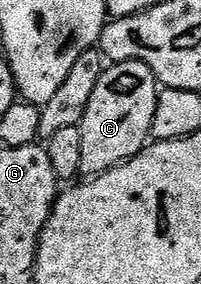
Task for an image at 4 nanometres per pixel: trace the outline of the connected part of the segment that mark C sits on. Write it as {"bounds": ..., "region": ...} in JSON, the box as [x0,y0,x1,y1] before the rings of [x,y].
{"bounds":[79,61,157,176],"region":[[[126,61],[105,66],[79,126],[82,133],[81,176],[106,173],[148,146],[156,116],[157,94],[154,73],[144,63]]]}

